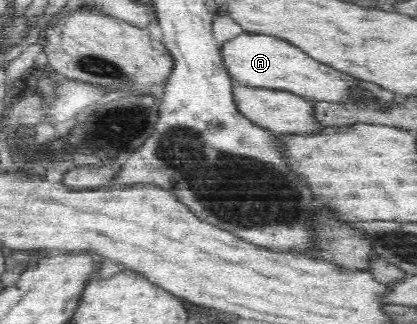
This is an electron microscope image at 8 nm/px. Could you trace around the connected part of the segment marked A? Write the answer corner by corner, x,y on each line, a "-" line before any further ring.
243,33
221,48
221,60
231,78
237,83
255,88
272,88
289,91
297,96
311,96
317,101
339,104
351,102
353,90
361,90
361,80
339,72
331,65
321,64
289,41
267,33

